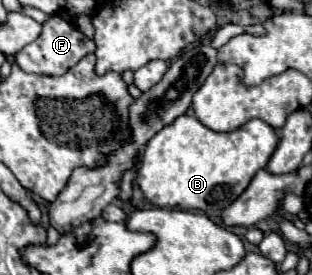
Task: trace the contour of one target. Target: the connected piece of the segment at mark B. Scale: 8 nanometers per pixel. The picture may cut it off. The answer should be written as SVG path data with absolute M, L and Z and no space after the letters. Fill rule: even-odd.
M185 113L177 117L171 125L163 127L143 149L141 167L137 173L137 185L145 193L145 197L157 207L181 207L181 209L199 209L203 213L217 213L231 205L249 185L253 175L269 163L269 157L277 149L279 133L271 125L261 119L251 119L243 127L217 133L205 127L197 117Z

